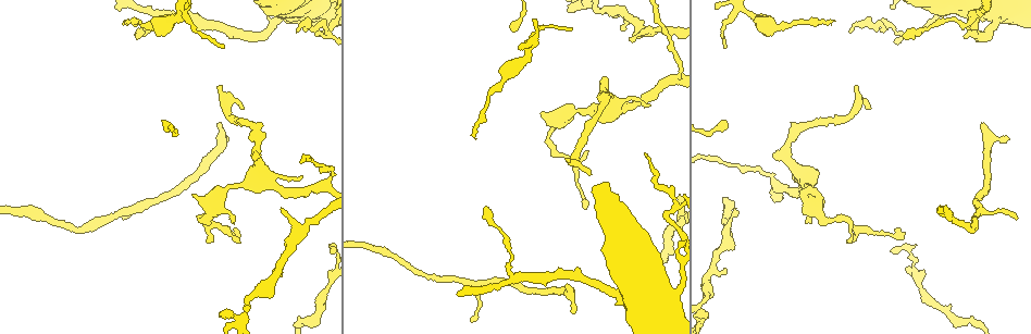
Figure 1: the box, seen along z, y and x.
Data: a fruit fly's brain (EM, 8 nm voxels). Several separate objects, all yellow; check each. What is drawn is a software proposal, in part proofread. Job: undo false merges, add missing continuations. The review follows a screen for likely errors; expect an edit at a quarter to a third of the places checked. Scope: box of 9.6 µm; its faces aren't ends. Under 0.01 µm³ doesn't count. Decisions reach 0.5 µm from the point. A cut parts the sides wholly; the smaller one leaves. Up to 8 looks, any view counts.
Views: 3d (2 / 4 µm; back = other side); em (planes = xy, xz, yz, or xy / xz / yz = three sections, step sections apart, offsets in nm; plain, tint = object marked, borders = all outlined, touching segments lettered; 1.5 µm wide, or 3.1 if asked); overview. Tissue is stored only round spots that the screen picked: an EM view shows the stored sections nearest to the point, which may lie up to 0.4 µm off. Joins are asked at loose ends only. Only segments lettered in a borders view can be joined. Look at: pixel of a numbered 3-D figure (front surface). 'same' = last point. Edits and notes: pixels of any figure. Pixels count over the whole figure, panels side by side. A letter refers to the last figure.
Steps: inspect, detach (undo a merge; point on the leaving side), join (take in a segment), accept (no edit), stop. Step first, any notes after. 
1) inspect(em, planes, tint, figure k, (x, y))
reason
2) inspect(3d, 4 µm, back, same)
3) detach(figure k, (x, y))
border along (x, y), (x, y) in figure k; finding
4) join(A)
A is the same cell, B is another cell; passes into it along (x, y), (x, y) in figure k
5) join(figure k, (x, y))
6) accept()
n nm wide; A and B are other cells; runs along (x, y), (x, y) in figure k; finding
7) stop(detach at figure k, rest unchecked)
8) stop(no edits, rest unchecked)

inspect(em, planes, plain, figure 1, (1016, 217))
tapers out

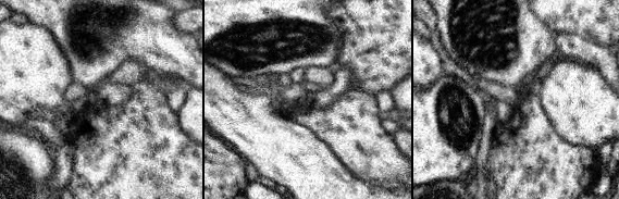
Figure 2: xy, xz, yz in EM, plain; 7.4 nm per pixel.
inspect(em, planes, borders, same)

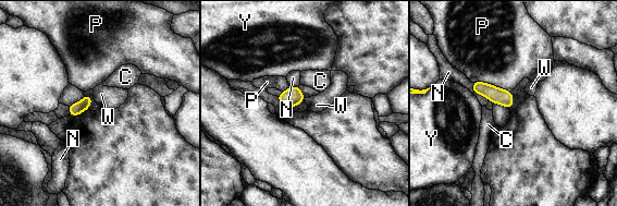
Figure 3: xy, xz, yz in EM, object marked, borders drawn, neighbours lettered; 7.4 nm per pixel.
accept()
P touches over 300 nm; C, N, P, W and Y are other cells; no lettered segment goes on from it

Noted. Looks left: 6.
inspect(em, planes, borders, figure 1, (239, 231))
an open end

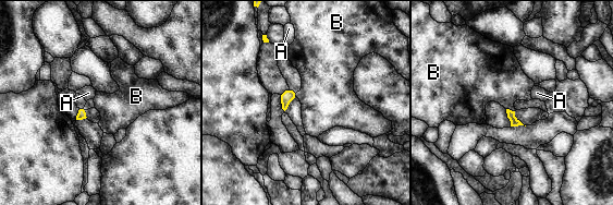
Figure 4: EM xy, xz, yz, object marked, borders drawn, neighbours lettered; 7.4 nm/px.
accept()
A and B are other cells; border along (506, 108), (514, 111) in figure 4; no lettered segment goes on from it

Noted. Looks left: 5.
inspect(em, xz, step 8, borders, figure 1, (472, 133))
branch stops here

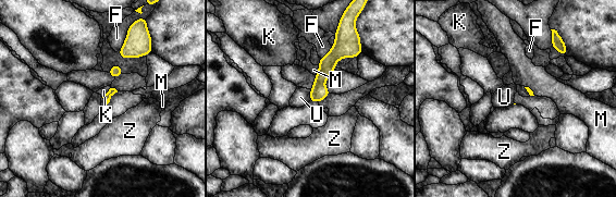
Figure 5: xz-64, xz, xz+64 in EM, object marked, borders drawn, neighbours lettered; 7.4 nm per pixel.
inspect(em, planes, borders, same)
cut it another way

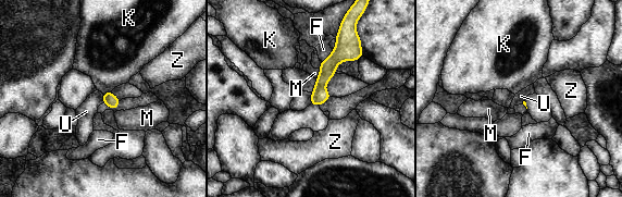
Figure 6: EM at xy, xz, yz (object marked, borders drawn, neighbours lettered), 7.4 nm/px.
accept()
F, K, M, U and Z are other cells; border along (311, 93), (311, 101), (308, 105) in figure 6; none of them fits

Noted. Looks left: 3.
stop(no edits, rest unchecked)

